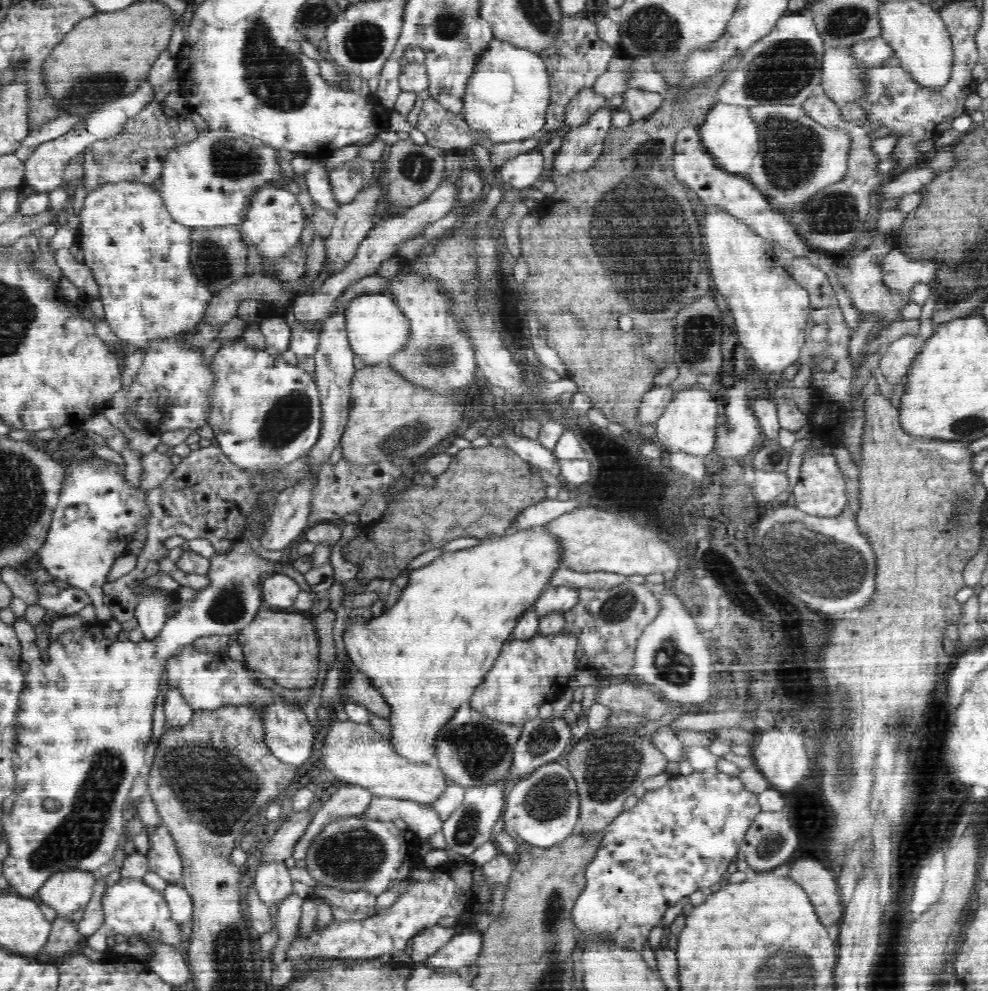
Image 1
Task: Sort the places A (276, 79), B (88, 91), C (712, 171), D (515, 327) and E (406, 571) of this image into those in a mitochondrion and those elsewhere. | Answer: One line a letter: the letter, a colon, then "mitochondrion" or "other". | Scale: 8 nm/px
A: mitochondrion
B: mitochondrion
C: other
D: other
E: other

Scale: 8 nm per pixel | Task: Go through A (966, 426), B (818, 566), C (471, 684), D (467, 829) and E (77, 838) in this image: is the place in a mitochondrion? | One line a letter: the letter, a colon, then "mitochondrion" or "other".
A: mitochondrion
B: mitochondrion
C: other
D: mitochondrion
E: mitochondrion

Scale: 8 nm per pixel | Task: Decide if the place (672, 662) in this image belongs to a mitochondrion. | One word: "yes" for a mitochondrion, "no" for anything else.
yes

